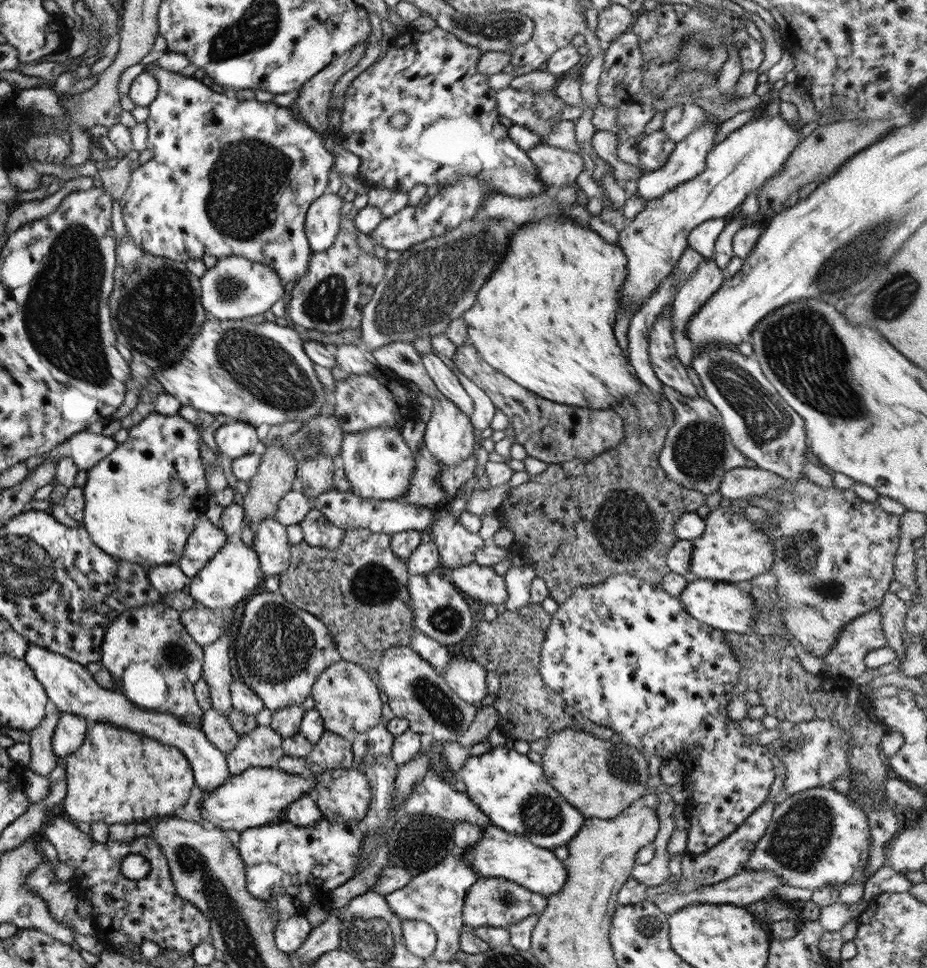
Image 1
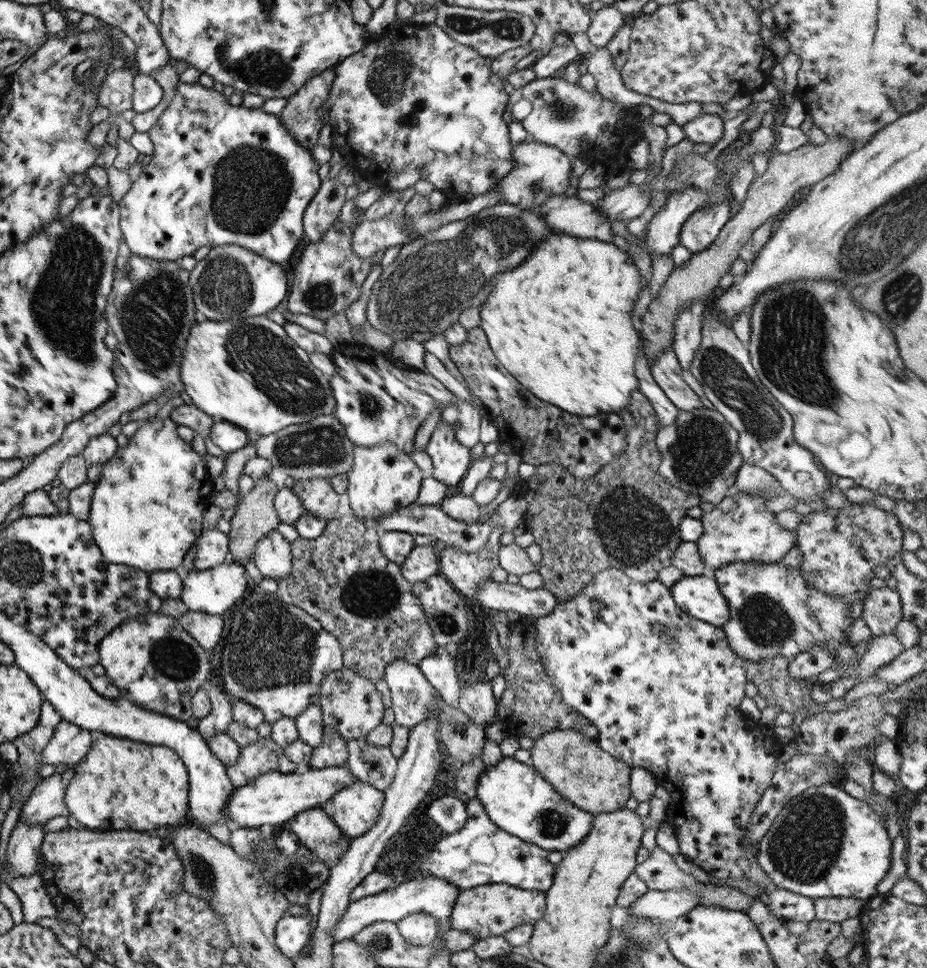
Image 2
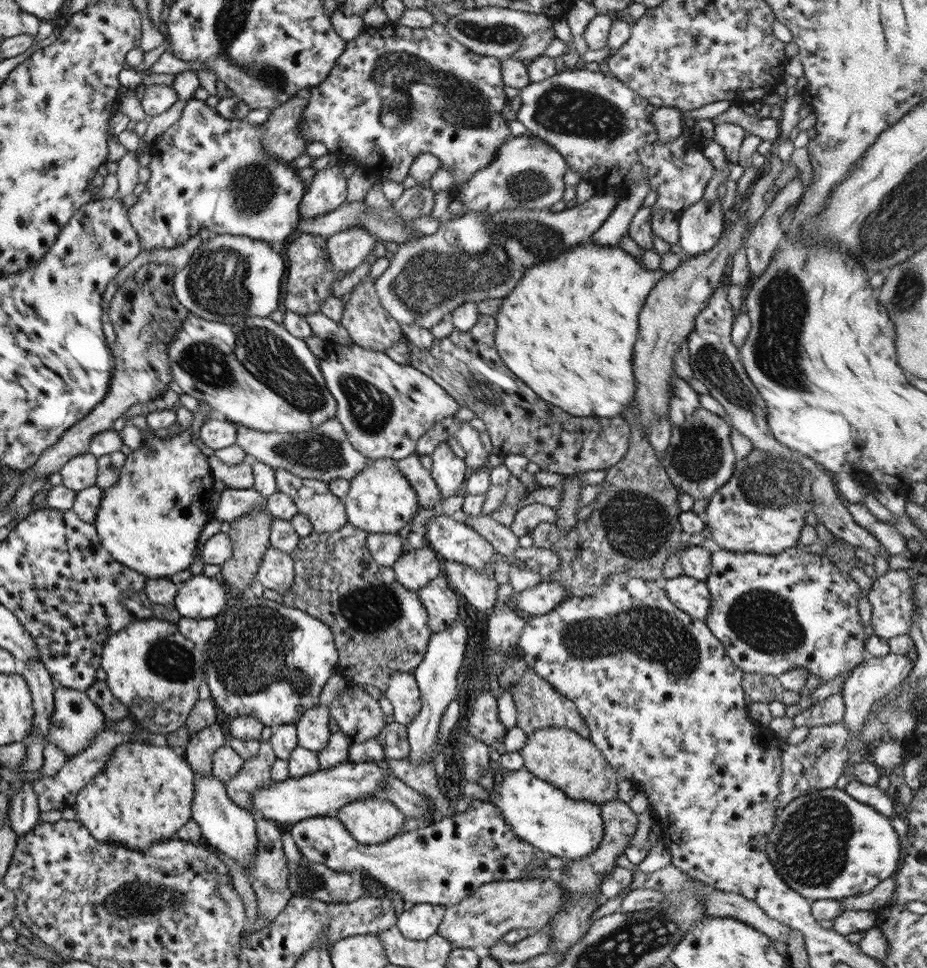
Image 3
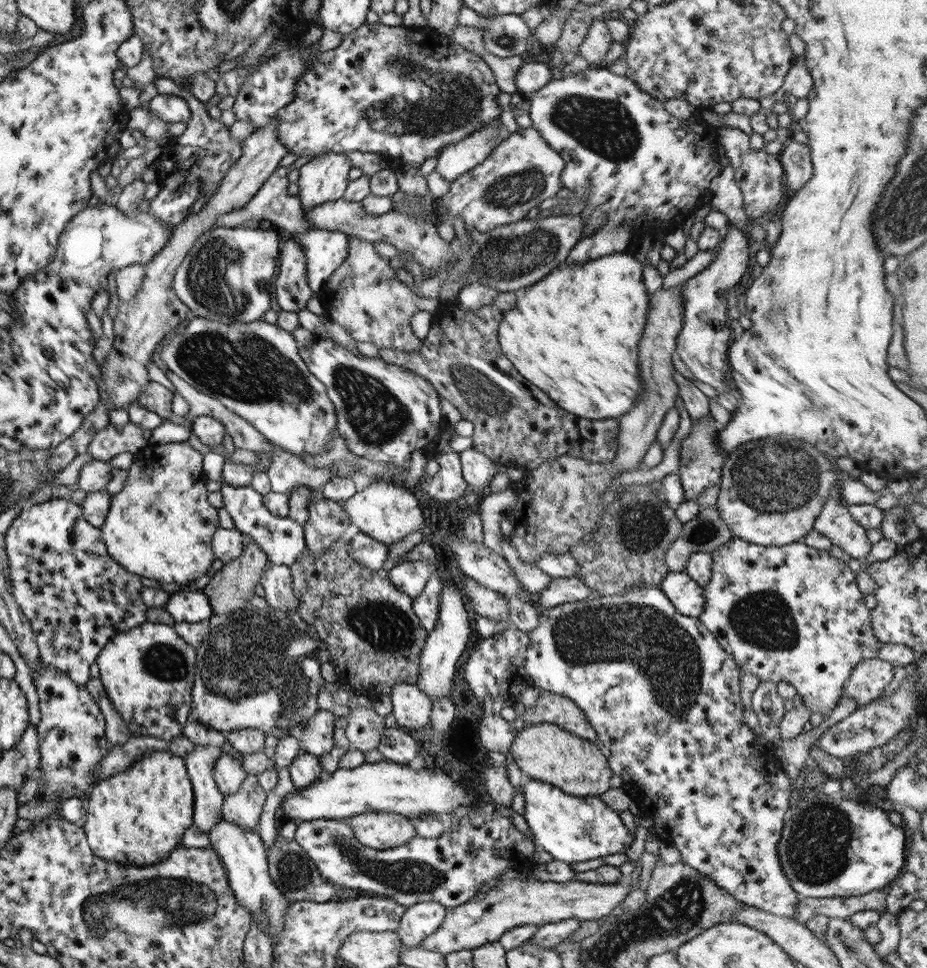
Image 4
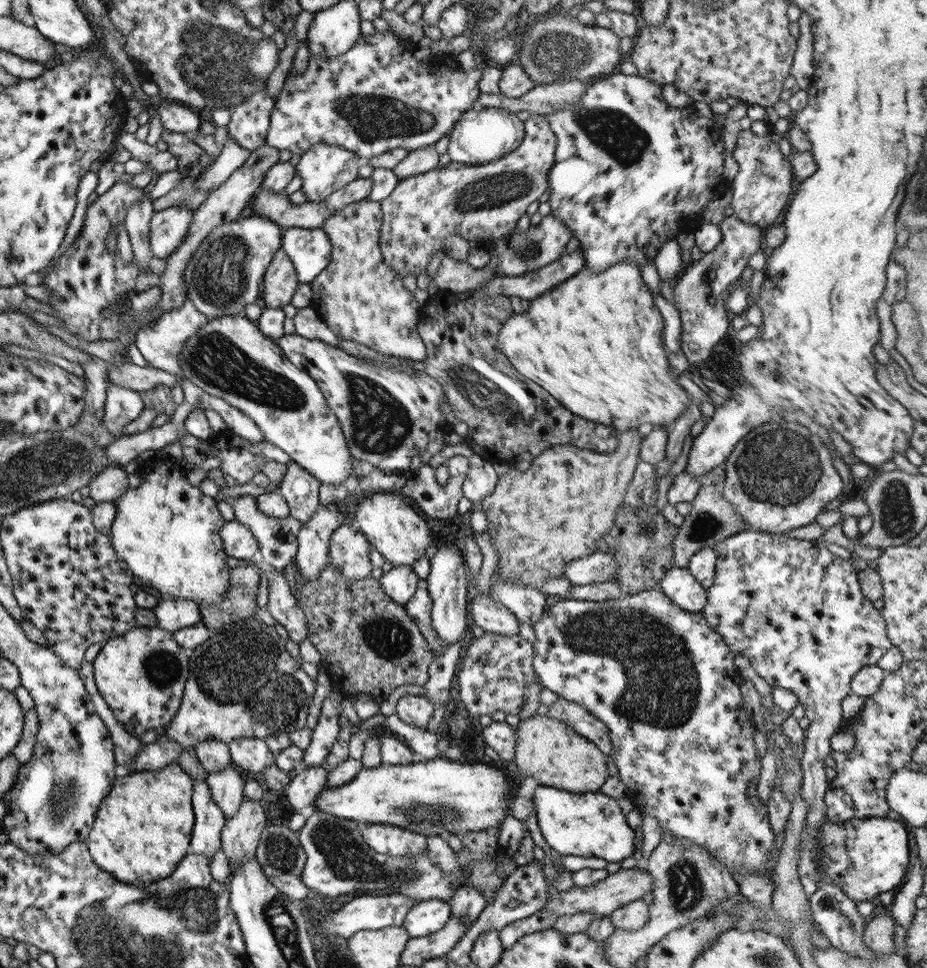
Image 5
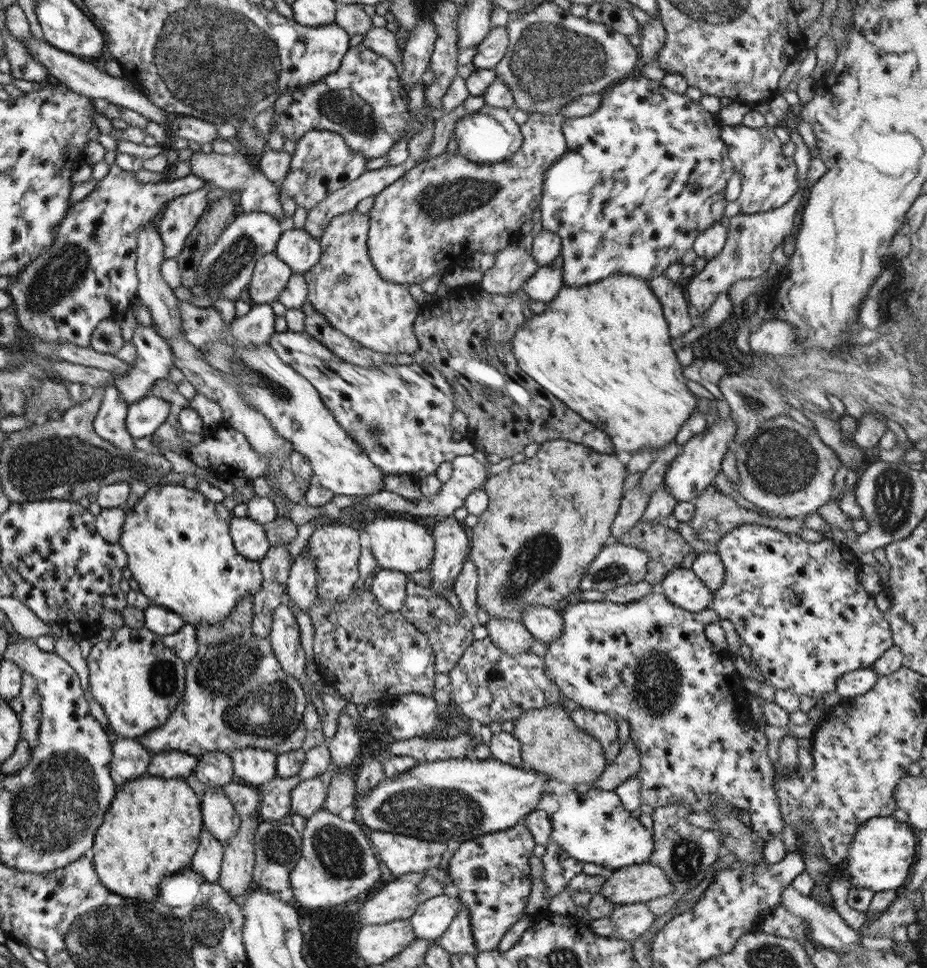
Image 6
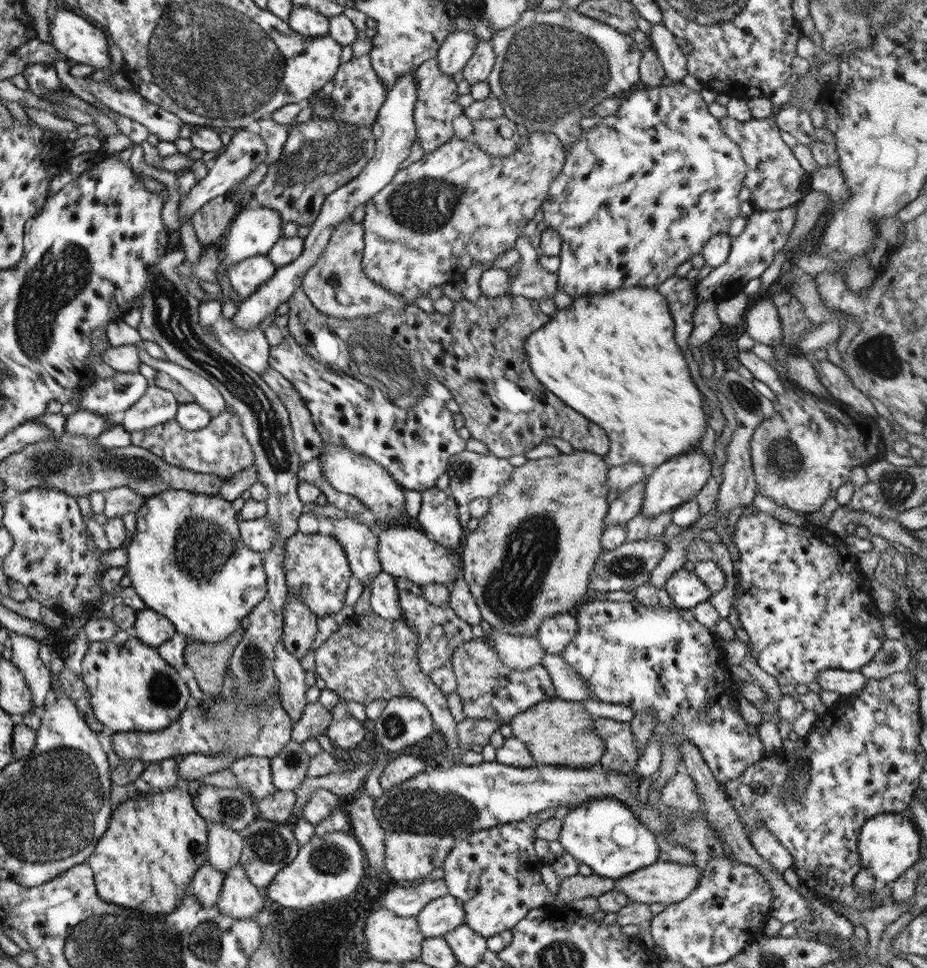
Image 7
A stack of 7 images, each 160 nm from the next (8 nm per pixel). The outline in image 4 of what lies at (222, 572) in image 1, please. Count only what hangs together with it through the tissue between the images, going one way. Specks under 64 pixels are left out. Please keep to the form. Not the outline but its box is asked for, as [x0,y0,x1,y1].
[163,586,212,623]

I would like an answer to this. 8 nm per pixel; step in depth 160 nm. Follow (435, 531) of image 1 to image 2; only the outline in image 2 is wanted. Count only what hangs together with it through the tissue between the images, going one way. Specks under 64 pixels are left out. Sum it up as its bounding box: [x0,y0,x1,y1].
[438,526,503,598]

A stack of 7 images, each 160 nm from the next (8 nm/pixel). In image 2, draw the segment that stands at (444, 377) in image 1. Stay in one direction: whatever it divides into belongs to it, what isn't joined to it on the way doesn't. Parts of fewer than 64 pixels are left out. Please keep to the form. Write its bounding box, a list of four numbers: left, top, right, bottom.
[440,396,480,449]

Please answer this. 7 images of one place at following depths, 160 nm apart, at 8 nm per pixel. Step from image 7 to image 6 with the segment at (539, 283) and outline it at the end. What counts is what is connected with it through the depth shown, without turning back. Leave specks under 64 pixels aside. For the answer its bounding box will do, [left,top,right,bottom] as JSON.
[477,240,538,295]

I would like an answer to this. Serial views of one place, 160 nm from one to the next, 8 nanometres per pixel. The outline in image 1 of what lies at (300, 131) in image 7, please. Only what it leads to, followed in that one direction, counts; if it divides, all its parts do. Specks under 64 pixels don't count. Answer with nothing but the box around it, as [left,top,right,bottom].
[304,192,342,253]

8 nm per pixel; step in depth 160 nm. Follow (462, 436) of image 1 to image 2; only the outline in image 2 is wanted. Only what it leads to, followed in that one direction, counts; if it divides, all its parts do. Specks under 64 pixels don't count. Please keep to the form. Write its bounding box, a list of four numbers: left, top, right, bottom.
[424,421,472,491]

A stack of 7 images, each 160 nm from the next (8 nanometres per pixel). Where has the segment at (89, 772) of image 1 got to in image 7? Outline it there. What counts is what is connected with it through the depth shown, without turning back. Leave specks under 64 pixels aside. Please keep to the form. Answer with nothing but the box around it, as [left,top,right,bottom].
[84,784,209,916]

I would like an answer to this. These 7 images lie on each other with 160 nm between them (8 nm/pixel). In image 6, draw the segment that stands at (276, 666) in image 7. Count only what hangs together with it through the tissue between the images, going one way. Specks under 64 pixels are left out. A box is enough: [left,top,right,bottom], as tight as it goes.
[267,605,306,680]

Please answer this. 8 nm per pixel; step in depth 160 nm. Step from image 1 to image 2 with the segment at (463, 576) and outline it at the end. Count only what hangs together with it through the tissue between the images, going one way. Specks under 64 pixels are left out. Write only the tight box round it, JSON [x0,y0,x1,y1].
[475,578,558,618]

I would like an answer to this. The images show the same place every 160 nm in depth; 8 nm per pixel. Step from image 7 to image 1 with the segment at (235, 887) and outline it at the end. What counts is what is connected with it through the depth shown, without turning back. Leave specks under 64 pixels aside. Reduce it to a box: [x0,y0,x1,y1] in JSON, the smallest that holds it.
[225,726,284,775]

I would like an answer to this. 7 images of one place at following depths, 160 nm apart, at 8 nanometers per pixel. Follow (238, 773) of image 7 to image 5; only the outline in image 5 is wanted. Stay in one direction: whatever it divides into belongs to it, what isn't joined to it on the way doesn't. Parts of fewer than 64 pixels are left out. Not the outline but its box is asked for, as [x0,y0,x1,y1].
[228,738,274,776]

